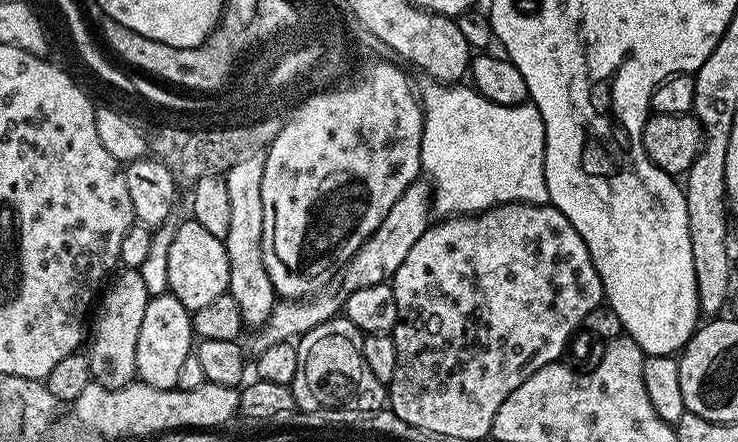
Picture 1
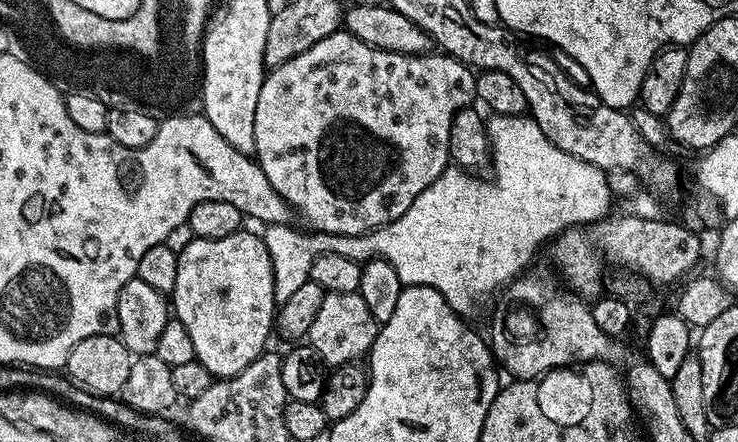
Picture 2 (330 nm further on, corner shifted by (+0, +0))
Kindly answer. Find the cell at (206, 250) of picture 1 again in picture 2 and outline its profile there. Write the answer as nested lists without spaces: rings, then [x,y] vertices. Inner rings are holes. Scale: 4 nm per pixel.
[[[247,230],[230,234],[230,238],[197,240],[193,238],[178,254],[178,282],[170,293],[175,319],[186,326],[190,342],[194,342],[196,360],[213,378],[236,376],[269,347],[268,335],[273,335],[278,305],[274,298],[274,266],[264,245],[263,235]]]

